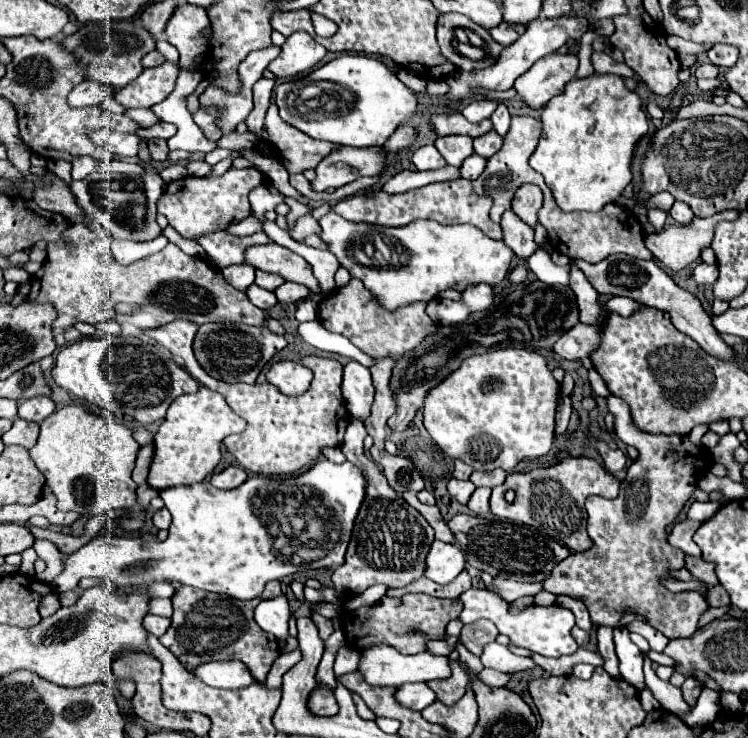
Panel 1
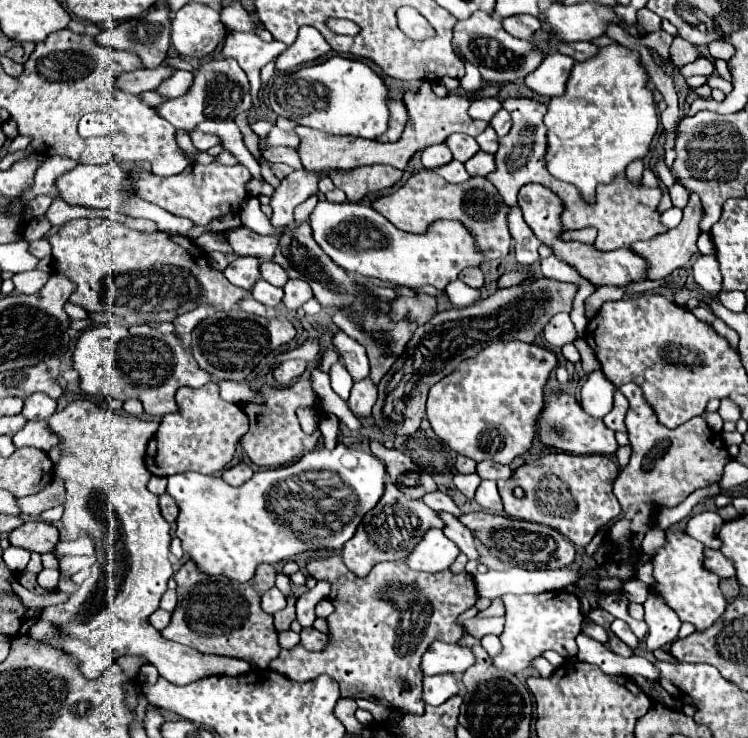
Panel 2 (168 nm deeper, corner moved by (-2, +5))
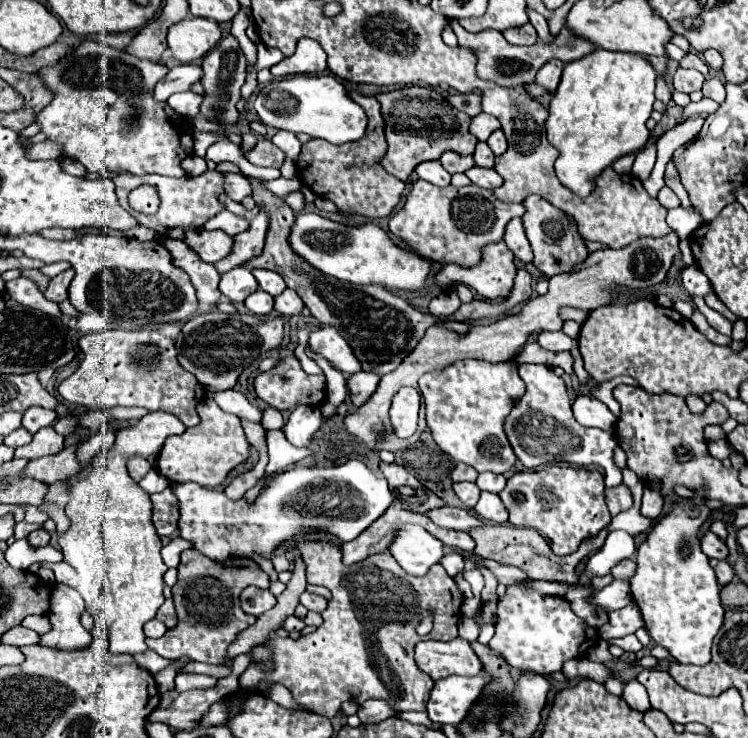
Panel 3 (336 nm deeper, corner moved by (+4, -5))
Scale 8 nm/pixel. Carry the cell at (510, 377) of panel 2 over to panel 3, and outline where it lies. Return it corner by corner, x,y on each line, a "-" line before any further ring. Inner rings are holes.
457,360
445,370
427,372
419,380
419,388
427,402
427,424
433,432
433,438
439,444
439,448
445,454
449,454
455,462
469,464
477,472
495,472
495,474
505,474
517,462
517,456
513,454
513,448
509,446
509,440
501,430
501,422
505,414
509,414
509,410
513,408
513,402
521,398
521,392
525,390
519,374
515,372
515,366
517,364
513,362
491,364
481,360

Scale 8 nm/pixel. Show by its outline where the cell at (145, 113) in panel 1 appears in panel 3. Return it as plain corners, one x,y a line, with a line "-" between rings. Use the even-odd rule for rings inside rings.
225,36
213,52
209,52
205,58
203,58
203,80
201,84
205,86
205,96
203,96
203,106
201,106
201,114
207,116
207,118
213,118
221,124
235,124
237,118
239,118
239,112
235,108
235,104
239,102
239,90
245,82
245,76
247,76
247,60
245,60
245,54
237,42
235,36

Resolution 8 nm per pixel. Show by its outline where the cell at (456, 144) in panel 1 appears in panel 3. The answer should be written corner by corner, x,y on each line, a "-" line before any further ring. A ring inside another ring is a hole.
445,152
445,154
441,156
441,164
443,164
443,168
445,168
449,174
467,172
469,168
475,166
473,156
459,156
459,154
453,154
453,152

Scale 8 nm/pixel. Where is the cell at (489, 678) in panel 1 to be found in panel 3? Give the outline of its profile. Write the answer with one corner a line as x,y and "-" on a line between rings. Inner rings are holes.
507,586
507,592
497,600
495,636
489,646
497,650
511,668
529,670
535,674
553,674
563,668
563,662
581,658
597,644
597,630
589,628
569,606
565,598
529,592
519,586

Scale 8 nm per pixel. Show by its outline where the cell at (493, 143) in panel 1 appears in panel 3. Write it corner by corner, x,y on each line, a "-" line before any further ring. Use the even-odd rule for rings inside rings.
487,142
477,144
477,150
475,150
473,158
475,158
475,164
481,166
481,168
493,168
495,166
495,154
487,146

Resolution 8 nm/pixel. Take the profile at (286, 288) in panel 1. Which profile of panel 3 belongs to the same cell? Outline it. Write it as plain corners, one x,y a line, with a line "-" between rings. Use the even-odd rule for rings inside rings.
285,288
285,292
281,292
275,298
275,312
279,312
281,316
293,316
293,314
301,314
303,310
303,302
299,298
299,294
291,288

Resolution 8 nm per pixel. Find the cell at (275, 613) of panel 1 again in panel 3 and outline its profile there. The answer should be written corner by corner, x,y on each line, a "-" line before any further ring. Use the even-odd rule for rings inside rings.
247,586
241,592
239,600
241,600
241,608
253,616
259,616
275,606
275,596
269,590
261,590
255,586

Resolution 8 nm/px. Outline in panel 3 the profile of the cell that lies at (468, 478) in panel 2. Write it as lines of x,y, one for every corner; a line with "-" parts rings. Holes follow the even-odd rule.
459,482
459,484
453,484
453,490
455,494
461,498
461,502
467,506
467,508
473,508
479,500
479,494
481,490
473,484
473,482

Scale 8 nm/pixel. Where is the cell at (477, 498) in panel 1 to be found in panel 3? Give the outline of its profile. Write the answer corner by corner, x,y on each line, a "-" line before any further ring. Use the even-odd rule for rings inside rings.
483,492
477,506
475,506
475,512
483,518
483,520
489,520
493,524
505,524
507,518
509,518
509,512
507,508
503,506
501,498
497,494
491,494
491,492

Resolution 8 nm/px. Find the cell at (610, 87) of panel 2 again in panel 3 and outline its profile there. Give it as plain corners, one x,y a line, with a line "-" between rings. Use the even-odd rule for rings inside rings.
603,48
593,50
591,54
583,56
581,60
573,60
565,64
559,88
553,94
549,106
549,120
545,122
549,142
559,150
559,158
555,162
557,178
563,186
567,186
577,196
589,196
593,190
593,180
603,168
611,166
617,158
641,150
649,140
649,130
645,122
653,112
655,102
655,80
657,72
645,56
637,54
621,54
621,52
607,52

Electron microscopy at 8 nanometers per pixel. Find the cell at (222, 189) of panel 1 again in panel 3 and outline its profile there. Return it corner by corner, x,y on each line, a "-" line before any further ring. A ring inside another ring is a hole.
205,172
201,174
199,178
193,178
193,176
183,176
183,178
165,178
165,176
159,176
159,174
147,174
145,178
139,178
139,176
133,176
133,174
119,174
113,178
115,182
115,194
117,194
117,200
119,204
129,212
129,204
127,204
127,194
141,186
141,184
149,184
157,190
159,198
161,198
161,204
159,204
159,210
151,216
145,216
145,214
139,214
133,210
133,218
137,222
141,222
141,226
145,228
151,228
155,230
157,234
165,236
165,238
181,238
181,234
185,234
185,230
197,230
197,228
203,228
203,224
215,216
217,212
221,212
225,206
217,200
219,194
223,194
223,174
221,172

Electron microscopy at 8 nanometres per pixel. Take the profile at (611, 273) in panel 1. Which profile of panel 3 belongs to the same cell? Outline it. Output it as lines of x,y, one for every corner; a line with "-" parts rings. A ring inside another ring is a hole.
529,196
525,202
525,216
523,216
523,224
525,224
525,232
527,238
531,242
533,248
533,264
545,274
545,276
555,276
555,274
563,274
573,270
573,266
577,266
577,262
583,262
585,256
589,254
585,240
581,238
577,224
573,222
573,218
567,218
565,212
561,212
559,208
553,208
545,198
541,196

